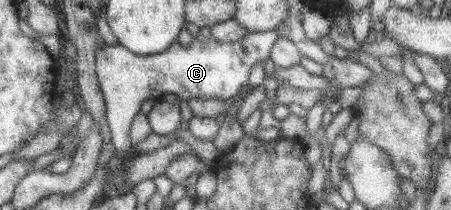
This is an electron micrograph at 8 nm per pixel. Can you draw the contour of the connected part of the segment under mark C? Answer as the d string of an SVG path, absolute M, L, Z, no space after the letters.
M276 30L248 32L234 43L219 42L211 35L201 40L197 35L189 46L174 42L166 51L154 55L136 55L120 44L105 44L104 48L97 48L95 70L105 99L106 121L111 133L110 142L116 148L115 155L125 157L127 149L134 147L129 129L147 99L155 99L162 94L174 94L187 102L196 98L230 100L238 97L253 67L268 59L278 38Z

